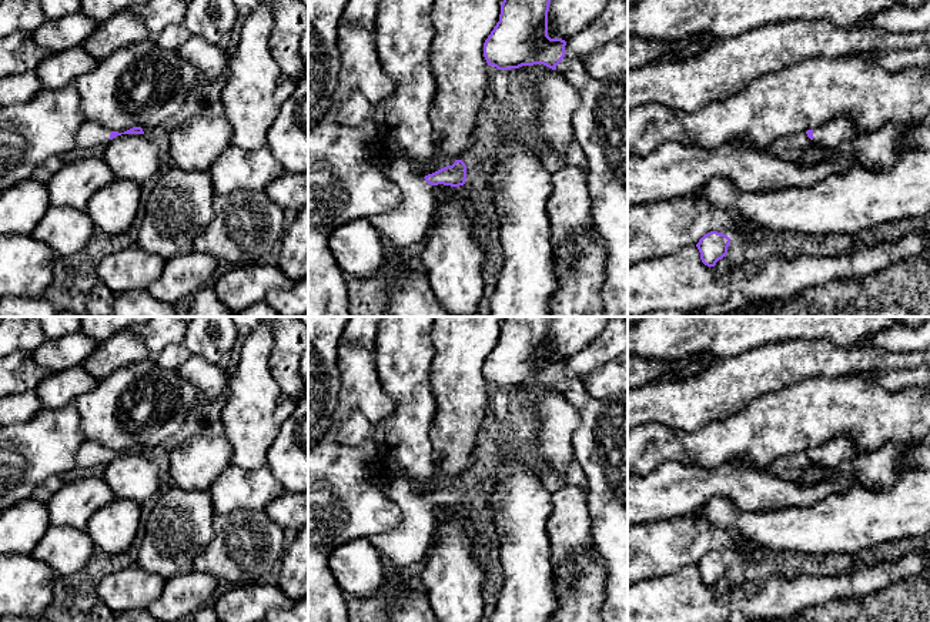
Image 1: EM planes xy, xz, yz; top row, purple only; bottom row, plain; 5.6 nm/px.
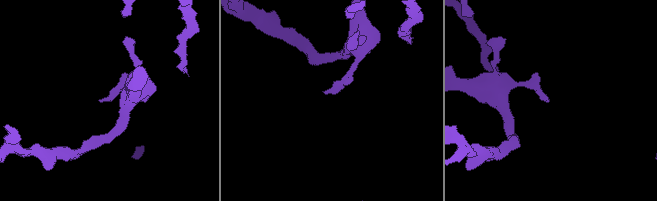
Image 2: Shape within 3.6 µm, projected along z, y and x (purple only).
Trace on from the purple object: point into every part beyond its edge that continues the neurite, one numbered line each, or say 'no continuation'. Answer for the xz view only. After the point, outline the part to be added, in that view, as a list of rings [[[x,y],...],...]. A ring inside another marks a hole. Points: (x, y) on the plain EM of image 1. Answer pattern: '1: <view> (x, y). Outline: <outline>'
1: xz (601, 441). Outline: [[[568,375],[556,391],[579,412],[579,427],[573,432],[575,461],[588,478],[592,544],[606,569],[601,619],[628,622],[628,394],[599,399],[586,391],[582,379]]]
2: xz (408, 544). Outline: [[[382,466],[381,486],[399,506],[402,521],[394,531],[372,535],[368,541],[395,569],[425,559],[436,526],[431,504],[414,491],[407,478],[391,468]]]

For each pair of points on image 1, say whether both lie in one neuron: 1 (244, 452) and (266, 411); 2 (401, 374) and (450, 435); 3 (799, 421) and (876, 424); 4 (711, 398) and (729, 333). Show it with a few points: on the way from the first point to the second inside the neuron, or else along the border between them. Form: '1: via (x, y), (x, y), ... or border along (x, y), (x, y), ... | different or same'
1: via (250, 442), (251, 425), (256, 421) | same
2: border along (430, 384), (435, 398), (430, 441), (435, 451) | different
3: via (818, 421), (857, 421) | same
4: border along (755, 348), (716, 360) | different

